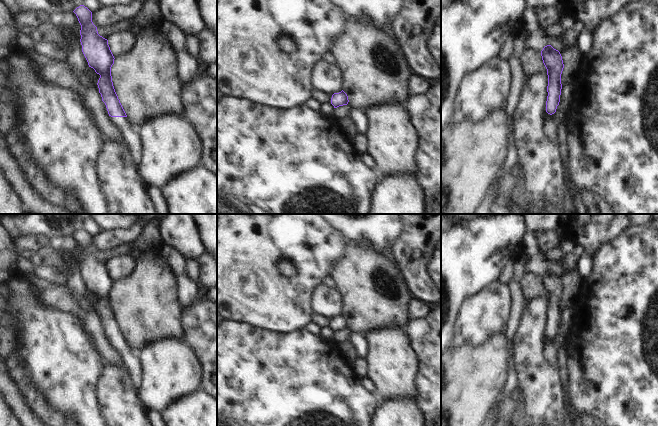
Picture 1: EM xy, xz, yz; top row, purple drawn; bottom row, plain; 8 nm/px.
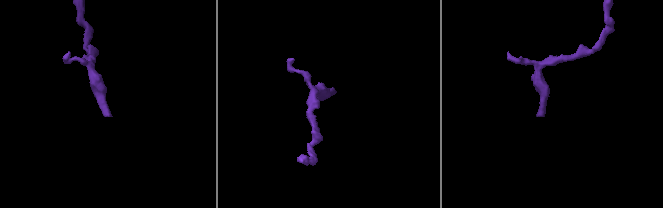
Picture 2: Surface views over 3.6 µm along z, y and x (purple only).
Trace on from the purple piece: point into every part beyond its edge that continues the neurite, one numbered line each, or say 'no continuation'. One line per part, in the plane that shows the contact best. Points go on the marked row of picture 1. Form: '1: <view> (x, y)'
1: xy (130, 136)

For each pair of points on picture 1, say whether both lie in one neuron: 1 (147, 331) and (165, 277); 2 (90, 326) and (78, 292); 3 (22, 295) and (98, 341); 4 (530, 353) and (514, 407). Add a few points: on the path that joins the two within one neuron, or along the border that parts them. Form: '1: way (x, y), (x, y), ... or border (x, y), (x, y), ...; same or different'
1: way (147, 318), (148, 300), (152, 290); same
2: border (71, 291), (71, 294), (83, 309), (93, 310); different
3: border (70, 313), (73, 313), (80, 319), (85, 331); different
4: border (518, 383), (524, 391), (524, 408); different

